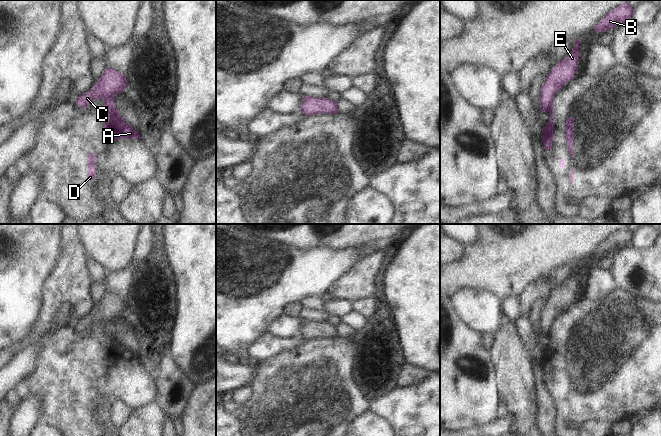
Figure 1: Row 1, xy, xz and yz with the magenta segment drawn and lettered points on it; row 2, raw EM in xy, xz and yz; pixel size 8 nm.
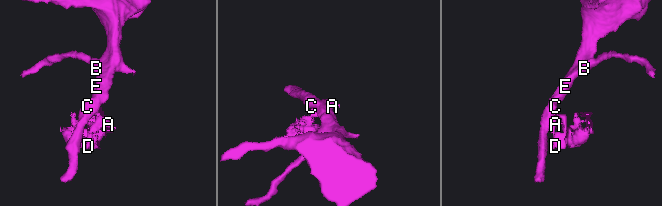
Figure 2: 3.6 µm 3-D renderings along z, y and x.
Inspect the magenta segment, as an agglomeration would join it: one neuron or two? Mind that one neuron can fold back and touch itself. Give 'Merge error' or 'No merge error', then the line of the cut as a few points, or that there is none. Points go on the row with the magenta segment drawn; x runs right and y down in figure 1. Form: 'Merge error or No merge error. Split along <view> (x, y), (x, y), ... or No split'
Merge error. Split along xy (113, 99), (105, 100), (103, 105)

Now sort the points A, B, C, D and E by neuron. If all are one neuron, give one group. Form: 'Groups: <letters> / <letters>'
Groups: A D / B C E

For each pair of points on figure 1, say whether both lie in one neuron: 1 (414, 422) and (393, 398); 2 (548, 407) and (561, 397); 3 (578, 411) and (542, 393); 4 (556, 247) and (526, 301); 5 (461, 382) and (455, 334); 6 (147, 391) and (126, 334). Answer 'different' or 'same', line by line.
1: same
2: different
3: different
4: different
5: same
6: different

